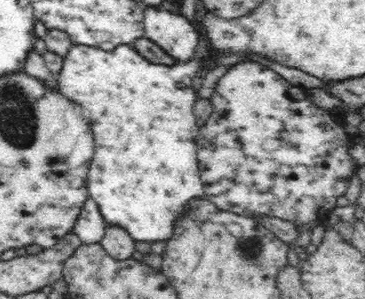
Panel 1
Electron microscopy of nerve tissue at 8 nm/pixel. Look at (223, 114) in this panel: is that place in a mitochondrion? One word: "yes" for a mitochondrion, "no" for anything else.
no

